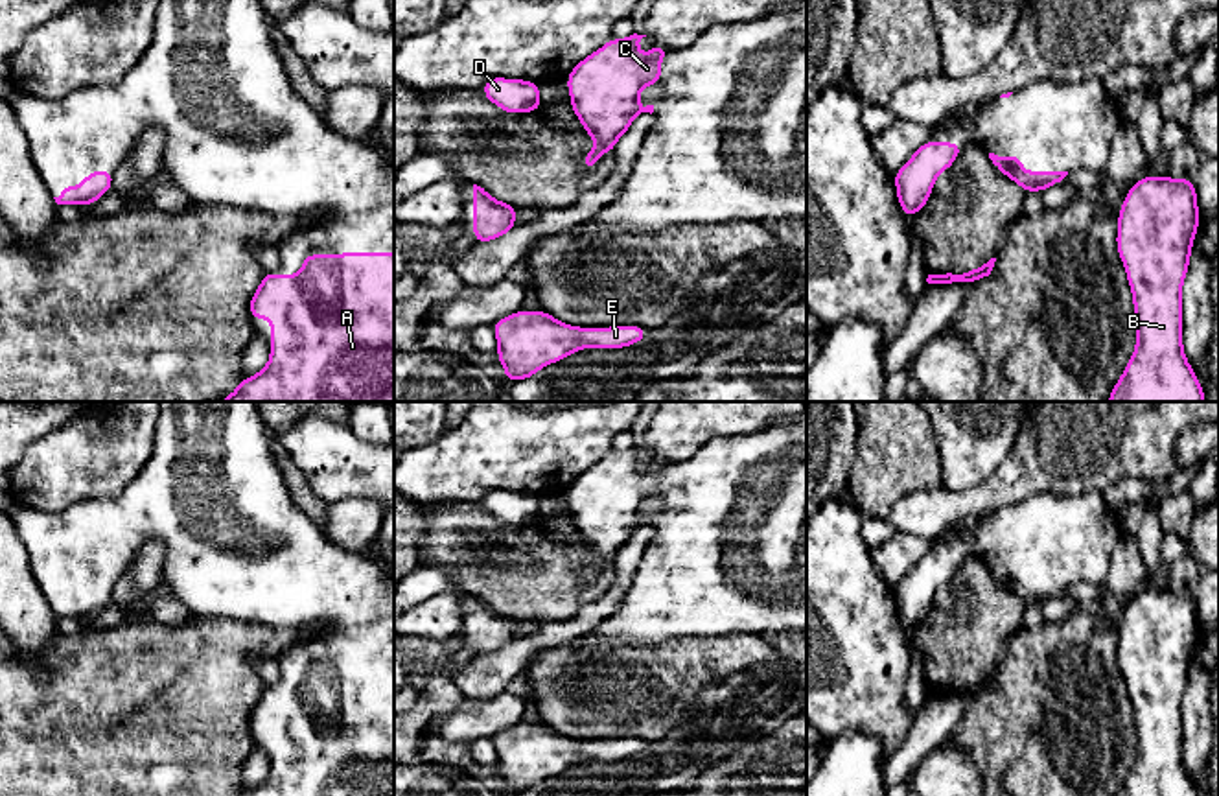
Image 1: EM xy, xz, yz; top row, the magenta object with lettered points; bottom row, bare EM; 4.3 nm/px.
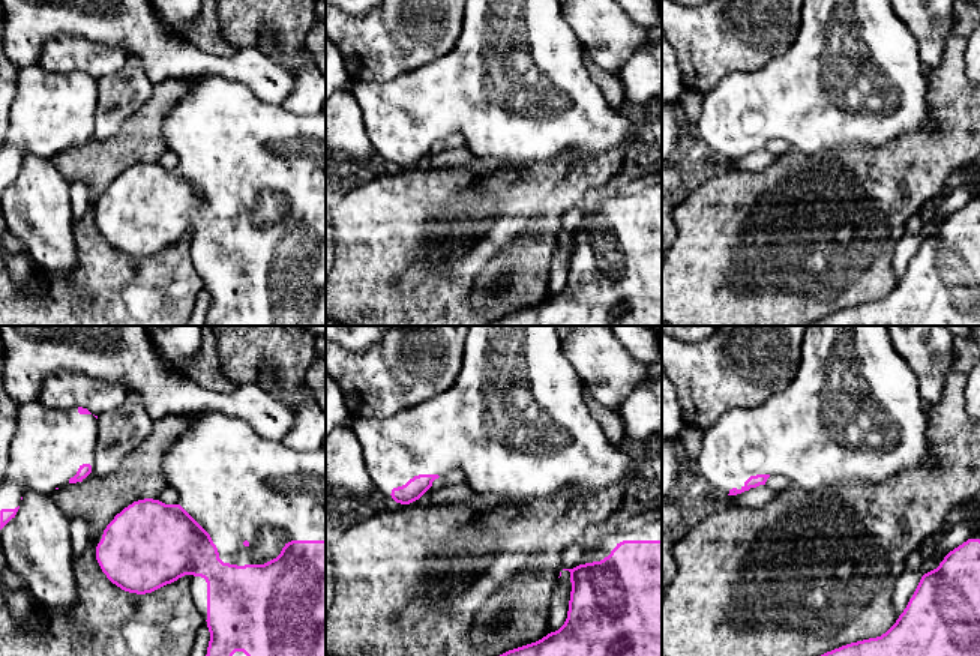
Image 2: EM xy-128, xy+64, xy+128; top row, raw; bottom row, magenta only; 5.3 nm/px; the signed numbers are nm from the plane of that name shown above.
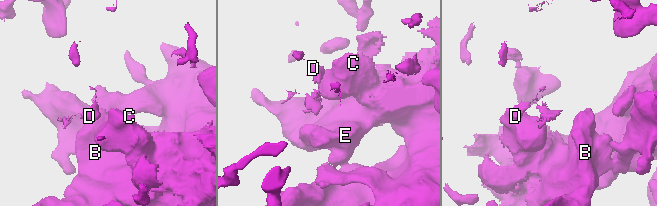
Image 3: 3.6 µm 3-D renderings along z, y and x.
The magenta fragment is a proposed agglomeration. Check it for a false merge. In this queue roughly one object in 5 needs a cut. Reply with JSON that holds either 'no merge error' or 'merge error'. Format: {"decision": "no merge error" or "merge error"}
{"decision": "no merge error"}

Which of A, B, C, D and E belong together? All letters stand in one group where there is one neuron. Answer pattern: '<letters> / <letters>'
A B C D E

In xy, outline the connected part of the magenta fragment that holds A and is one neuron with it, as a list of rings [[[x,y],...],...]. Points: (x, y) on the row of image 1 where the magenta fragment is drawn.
[[[394,252],[308,254],[298,275],[267,273],[249,313],[271,321],[269,363],[221,402],[394,402]]]

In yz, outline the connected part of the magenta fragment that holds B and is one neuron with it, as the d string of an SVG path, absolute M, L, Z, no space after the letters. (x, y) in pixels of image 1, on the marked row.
M1167 173L1160 177L1147 175L1127 192L1118 214L1116 245L1132 293L1136 346L1107 402L1206 402L1182 345L1182 286L1199 219L1201 212L1191 175L1184 181L1173 181Z

